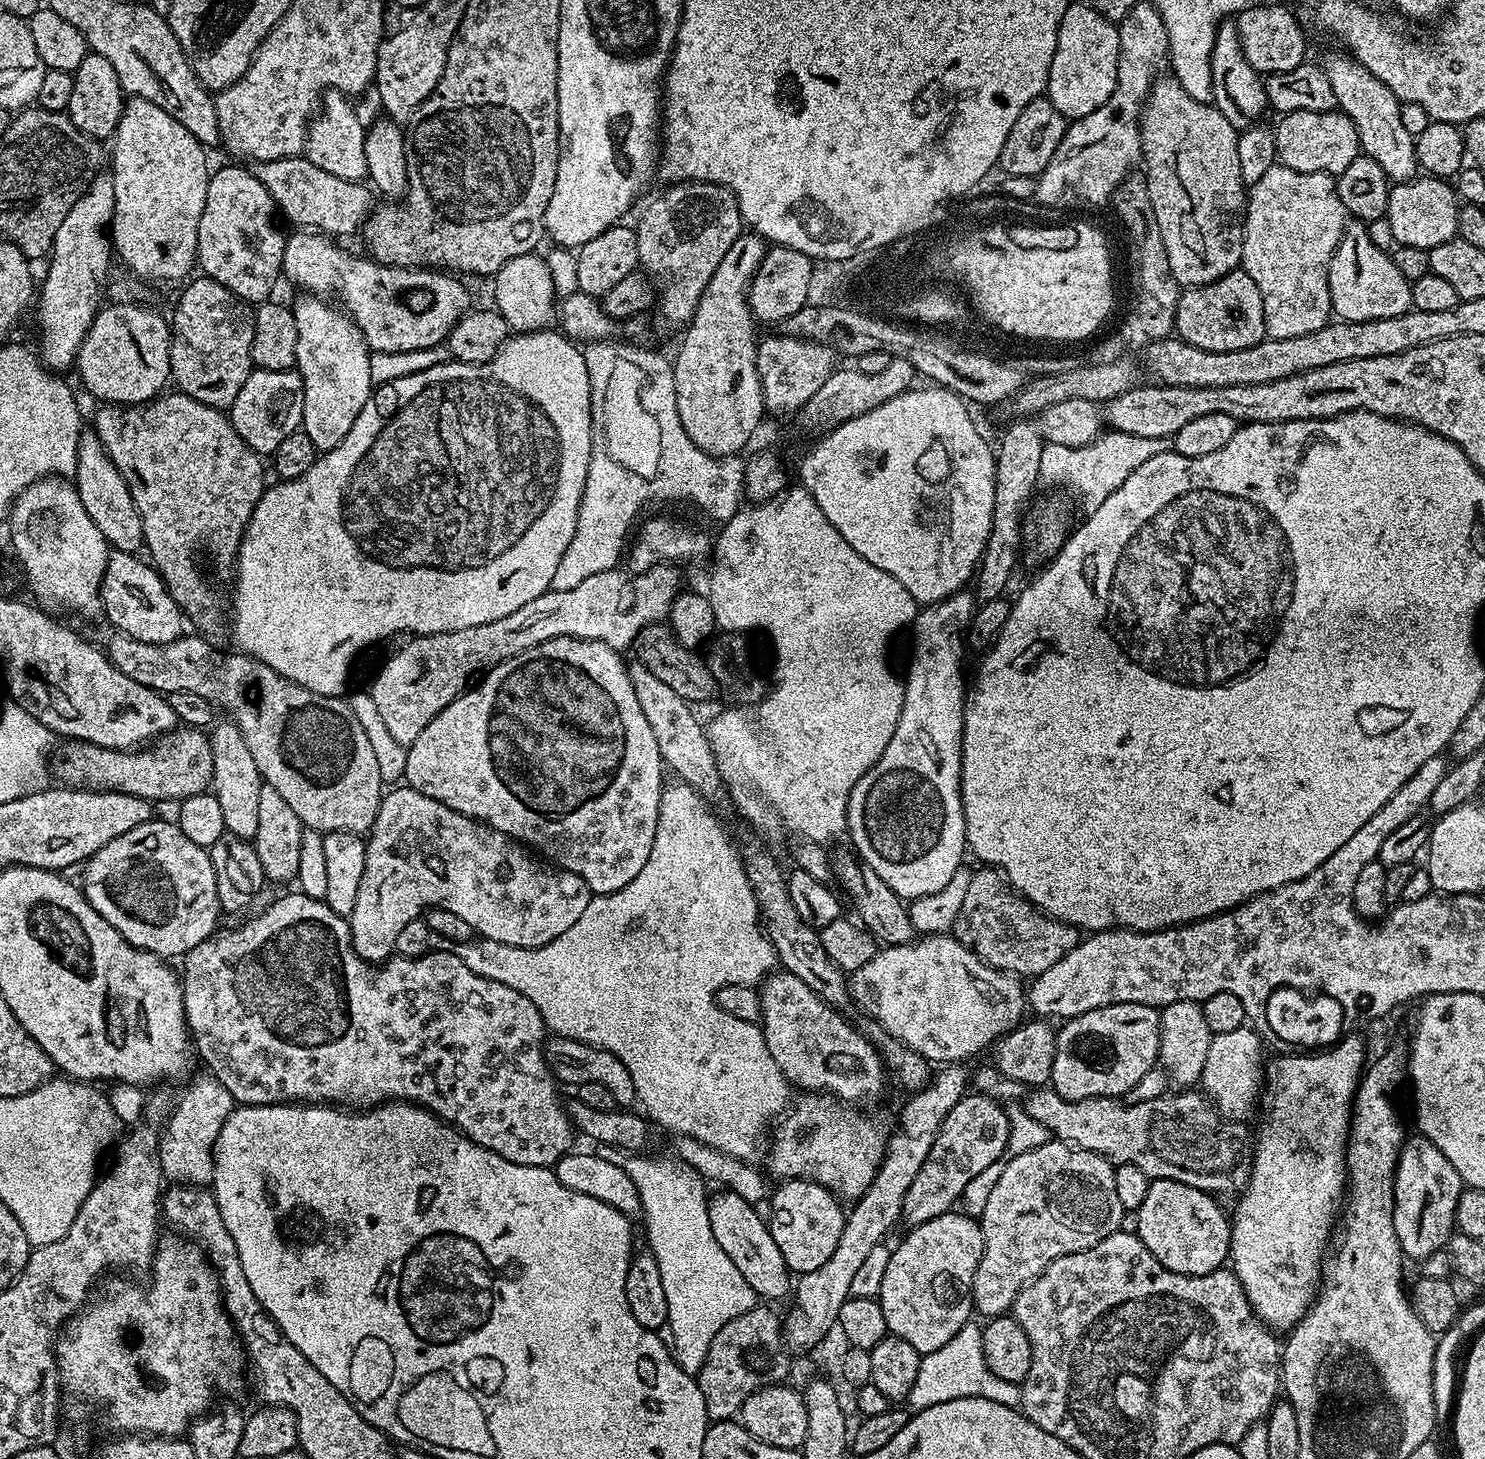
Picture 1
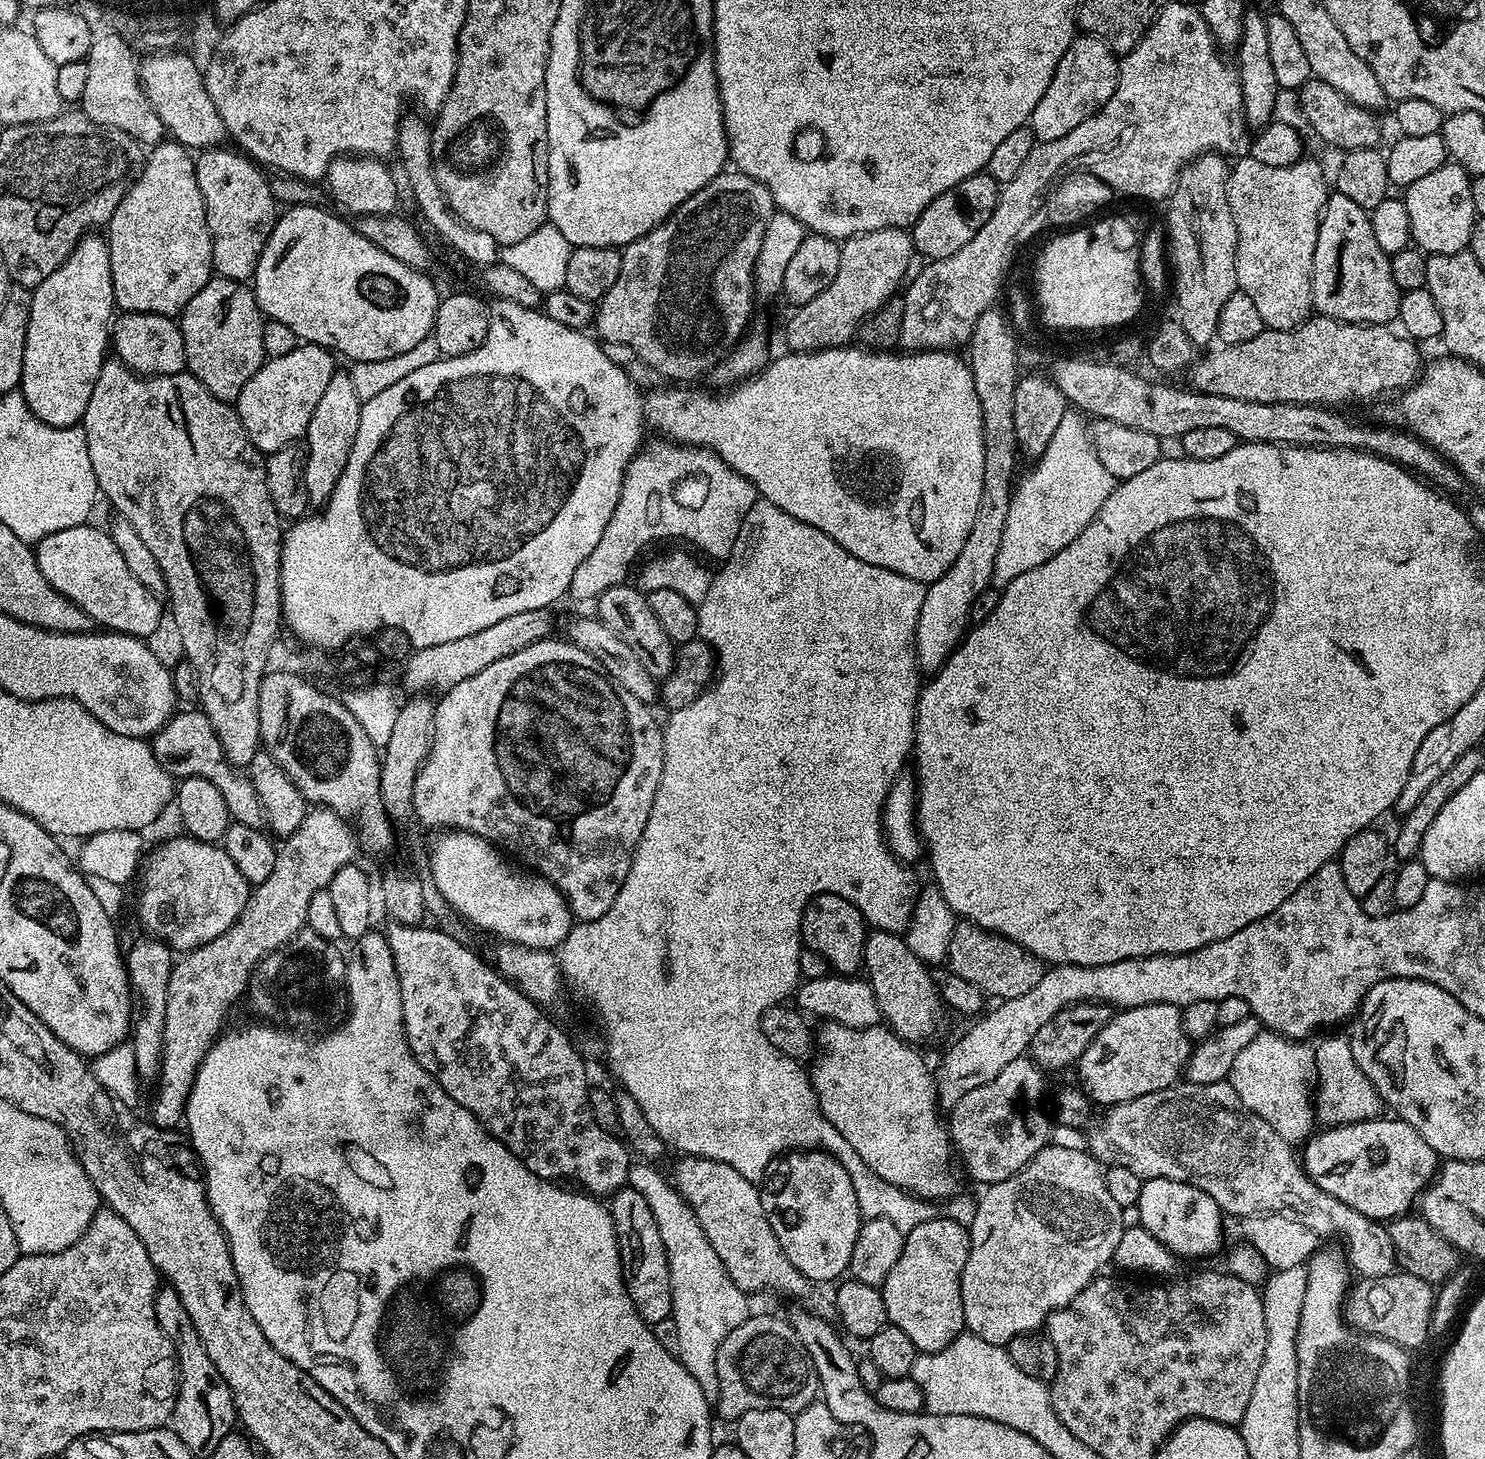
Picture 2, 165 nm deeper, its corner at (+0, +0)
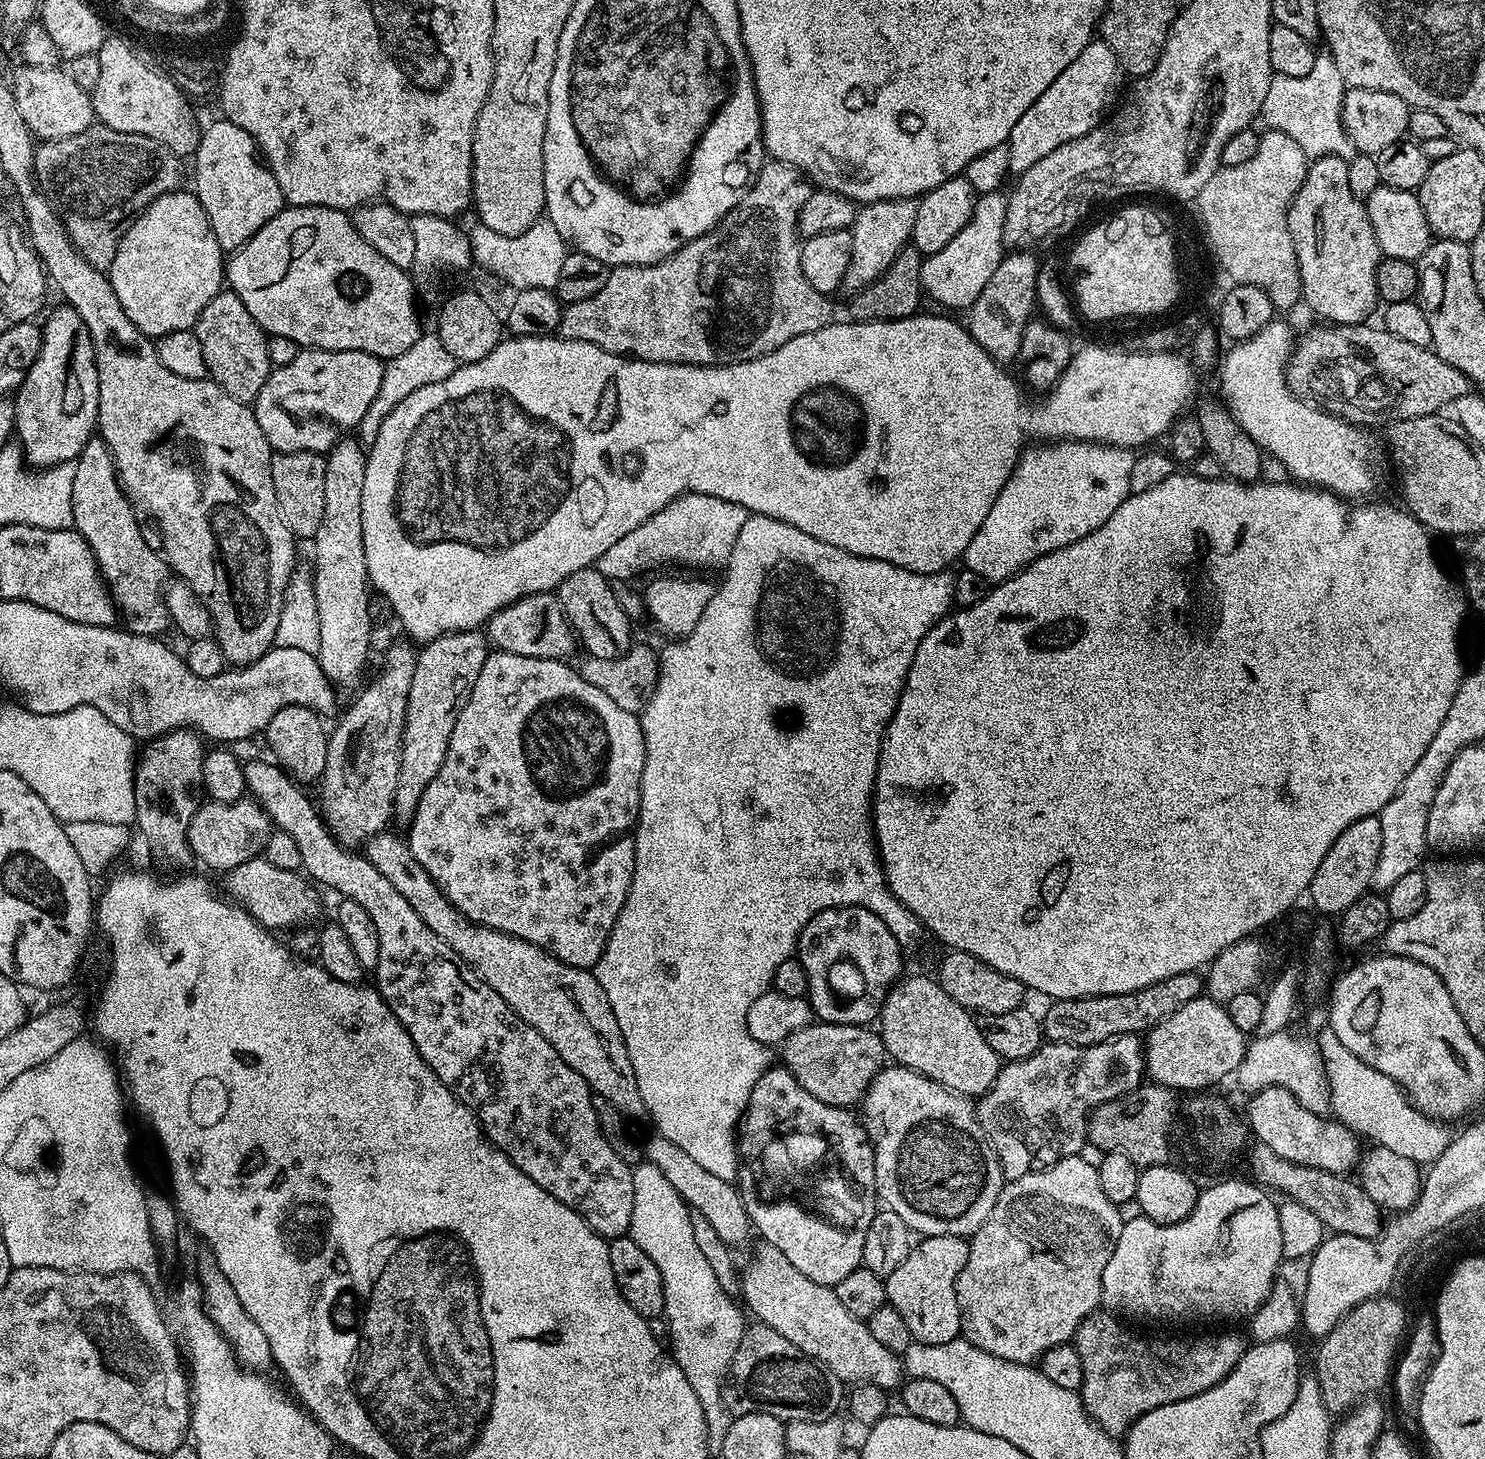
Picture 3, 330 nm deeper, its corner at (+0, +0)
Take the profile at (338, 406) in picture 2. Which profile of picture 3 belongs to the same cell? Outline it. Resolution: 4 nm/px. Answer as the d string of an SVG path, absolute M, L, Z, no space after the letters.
M341 438L326 456L326 506L322 514L322 526L318 526L314 537L316 560L314 559L314 598L318 602L318 634L320 645L315 652L316 660L329 679L340 684L350 684L358 679L368 664L368 647L372 644L374 625L367 609L370 593L366 550L362 546L362 485L366 479L365 445L359 439Z

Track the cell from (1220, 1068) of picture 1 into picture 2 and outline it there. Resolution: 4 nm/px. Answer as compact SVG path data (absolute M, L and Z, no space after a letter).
M1270 1030L1261 1031L1253 1042L1234 1060L1228 1082L1250 1111L1258 1114L1274 1127L1283 1141L1293 1146L1303 1143L1315 1129L1315 1089L1317 1084L1317 1058L1315 1047L1305 1041L1294 1041Z

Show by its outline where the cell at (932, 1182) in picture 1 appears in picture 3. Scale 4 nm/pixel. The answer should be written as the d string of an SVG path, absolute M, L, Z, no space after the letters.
M1139 1035L1134 1036L1115 1036L1113 1040L1106 1042L1098 1042L1090 1046L1082 1046L1081 1044L1058 1044L1055 1042L1041 1043L1040 1049L1034 1054L1030 1054L1030 1058L1022 1058L1021 1060L1009 1060L1001 1067L998 1078L990 1086L990 1090L985 1092L983 1096L975 1101L976 1120L984 1128L984 1133L988 1135L992 1148L998 1154L1000 1165L1004 1171L1005 1181L1017 1180L1031 1172L1040 1172L1043 1168L1048 1168L1054 1162L1058 1162L1067 1156L1079 1156L1082 1146L1088 1143L1088 1116L1100 1104L1104 1104L1107 1100L1119 1100L1121 1096L1125 1096L1128 1092L1133 1092L1135 1088L1140 1087L1145 1079L1146 1069L1144 1067L1144 1045Z

